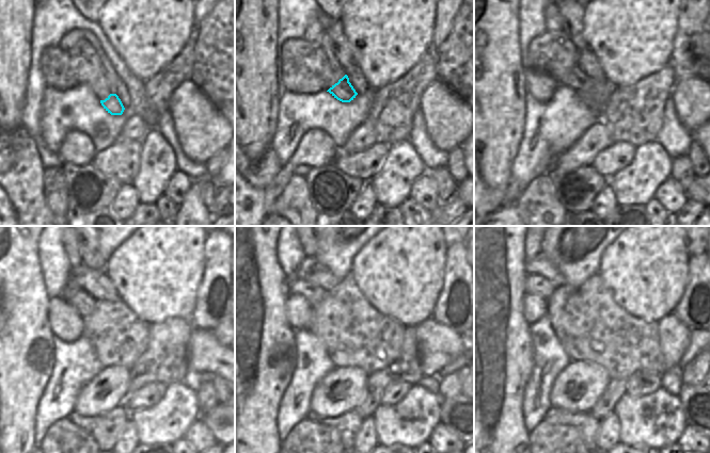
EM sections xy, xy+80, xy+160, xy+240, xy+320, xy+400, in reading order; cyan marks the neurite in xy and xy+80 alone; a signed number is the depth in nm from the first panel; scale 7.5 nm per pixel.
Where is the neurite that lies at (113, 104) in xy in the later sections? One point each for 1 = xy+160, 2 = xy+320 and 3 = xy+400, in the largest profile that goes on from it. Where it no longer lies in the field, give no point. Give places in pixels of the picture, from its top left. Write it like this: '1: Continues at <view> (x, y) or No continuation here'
1: Continues at xy+160 (577, 78)
2: Continues at xy+320 (313, 293)
3: Continues at xy+400 (537, 285).

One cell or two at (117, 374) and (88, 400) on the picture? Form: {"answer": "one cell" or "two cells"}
{"answer": "one cell"}

